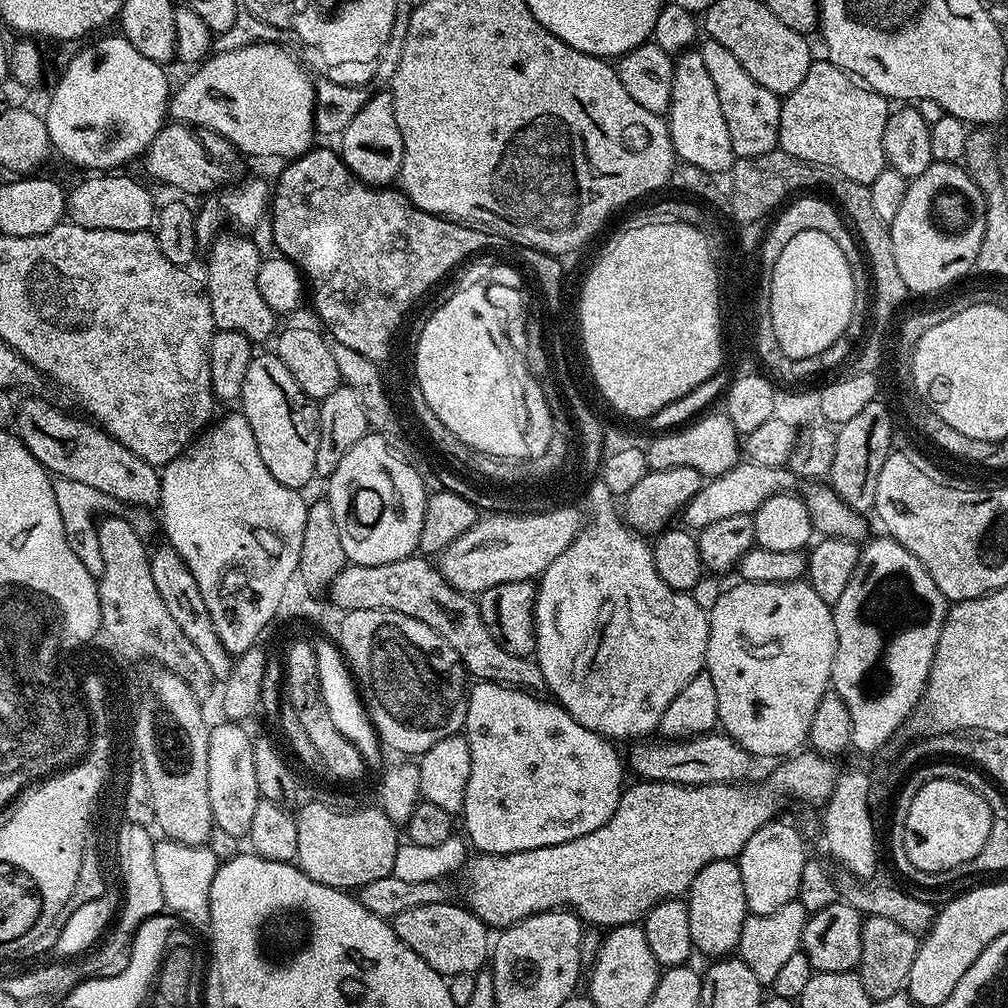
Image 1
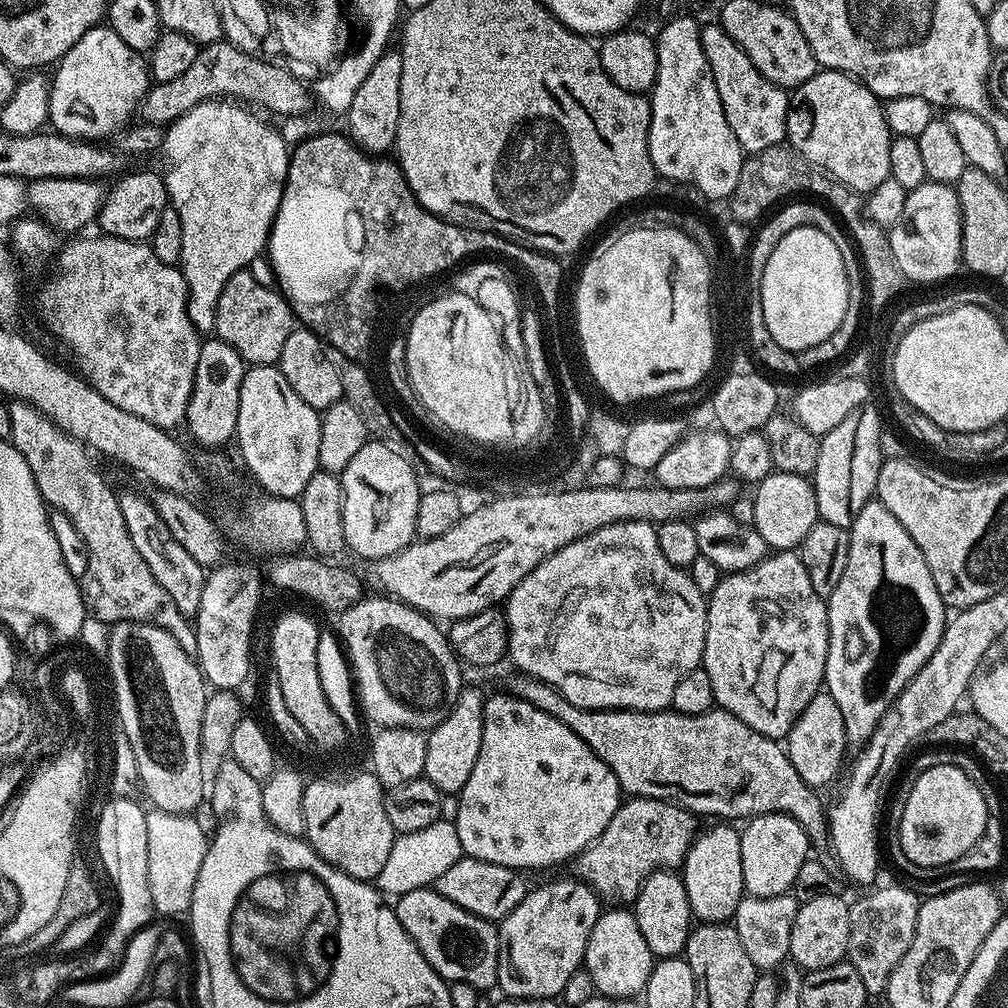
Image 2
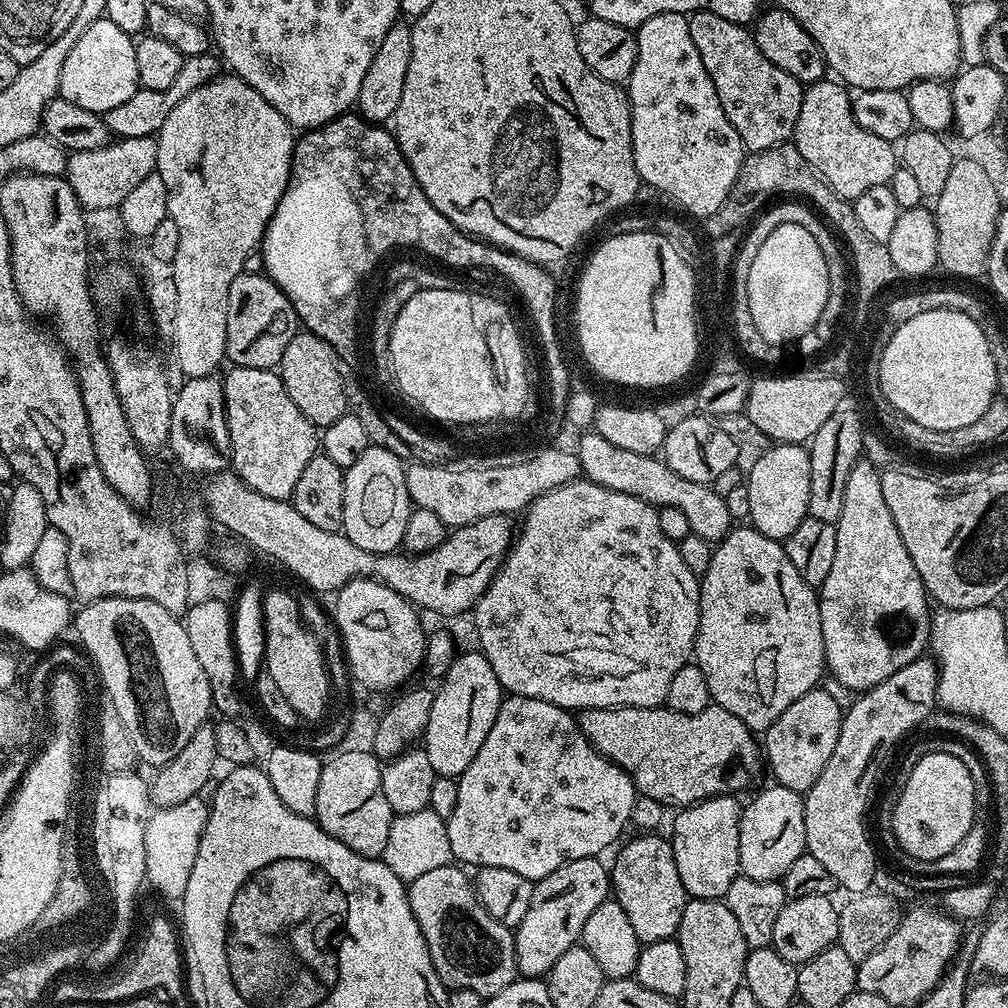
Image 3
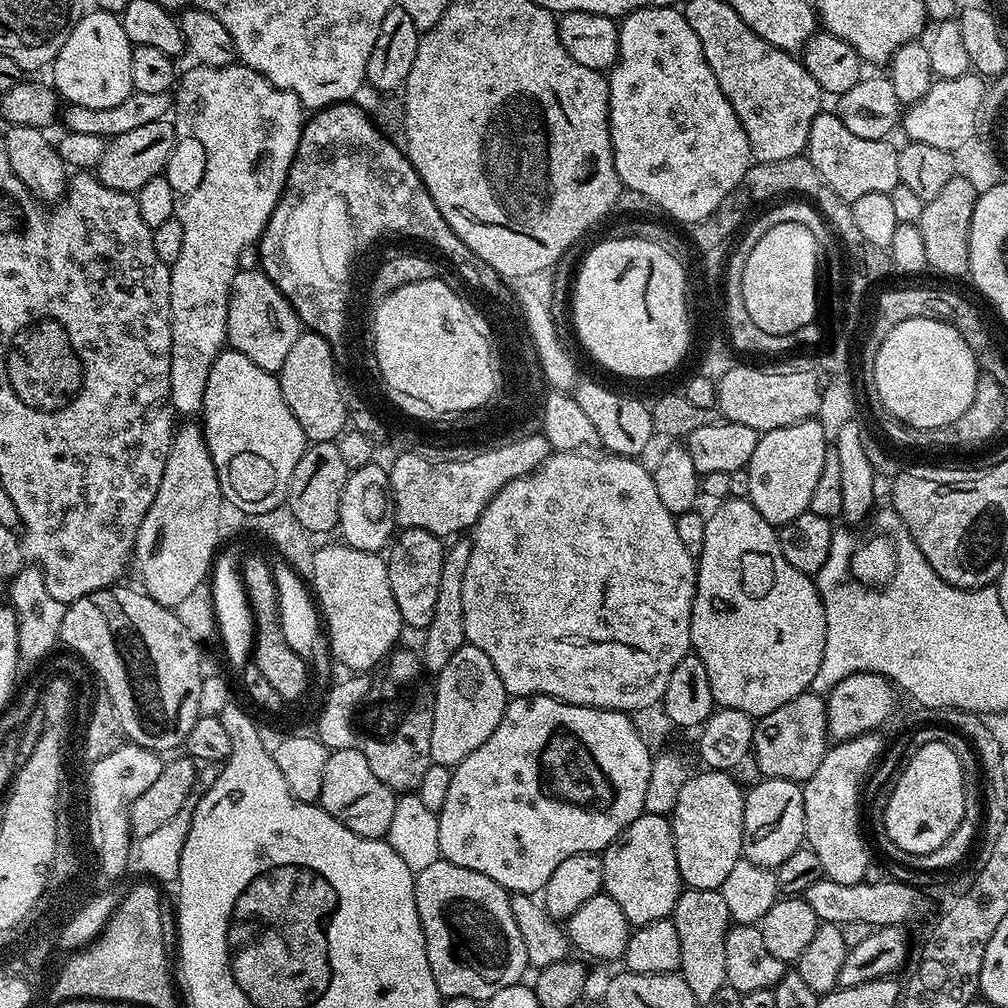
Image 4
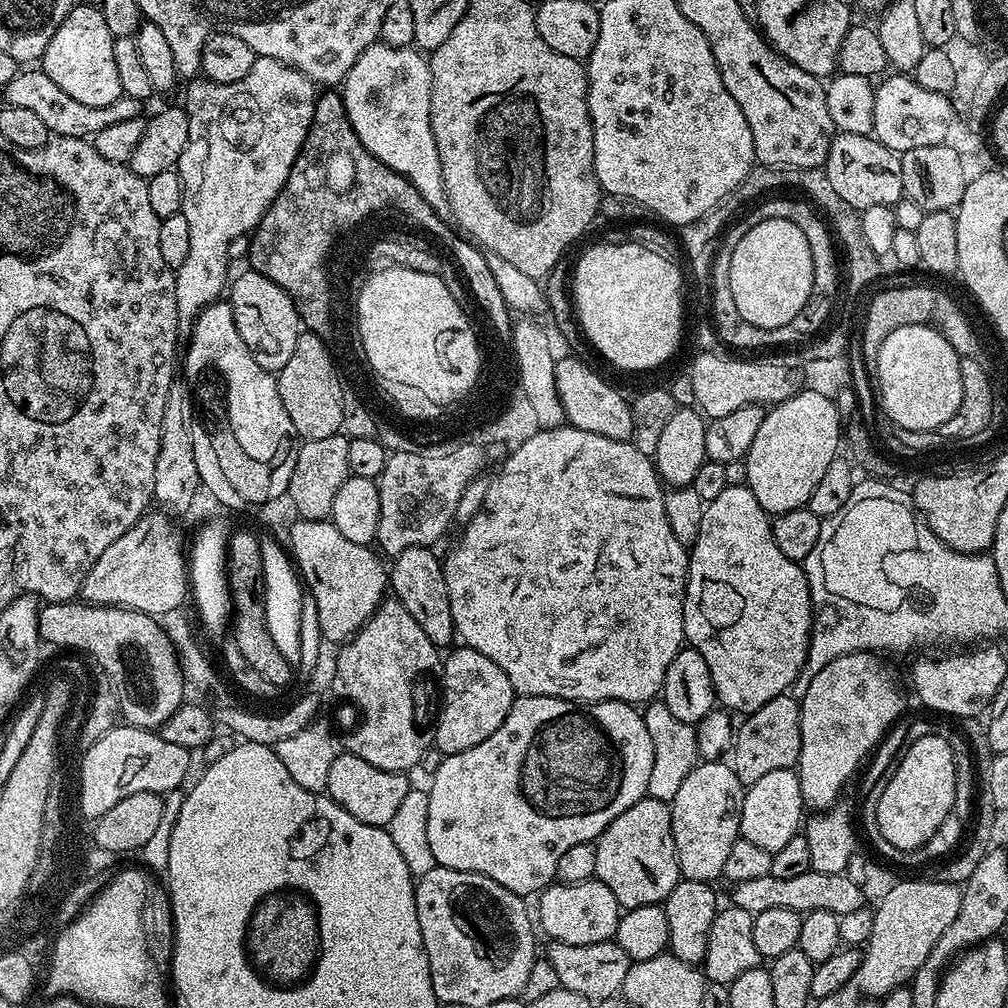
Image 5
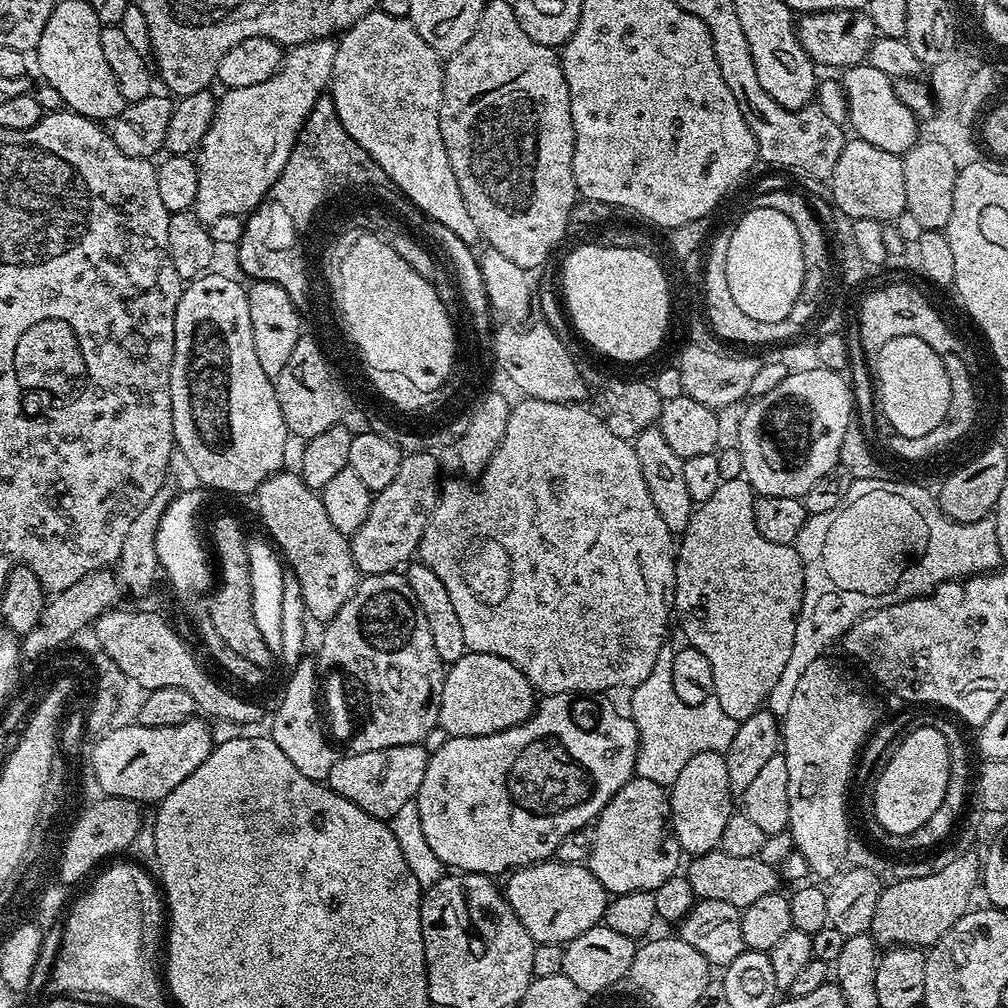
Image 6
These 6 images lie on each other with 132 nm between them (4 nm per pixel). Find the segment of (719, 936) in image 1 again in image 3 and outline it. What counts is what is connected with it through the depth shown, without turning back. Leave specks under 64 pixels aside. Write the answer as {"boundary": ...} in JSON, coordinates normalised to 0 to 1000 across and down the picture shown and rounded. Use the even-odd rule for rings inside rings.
{"boundary":[[[729,789],[709,790],[691,798],[676,801],[667,817],[665,836],[669,843],[669,856],[673,859],[673,871],[677,871],[677,879],[688,893],[717,893],[720,883],[724,883],[724,875],[735,868],[732,855],[732,823],[736,798]]]}

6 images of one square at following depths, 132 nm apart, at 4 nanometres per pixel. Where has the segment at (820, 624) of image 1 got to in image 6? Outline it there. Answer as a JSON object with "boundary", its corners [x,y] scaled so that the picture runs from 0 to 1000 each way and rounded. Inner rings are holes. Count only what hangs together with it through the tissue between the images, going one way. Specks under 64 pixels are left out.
{"boundary":[[[735,474],[718,476],[712,487],[688,507],[685,522],[673,536],[670,610],[682,638],[704,657],[708,685],[716,704],[731,716],[744,712],[762,697],[762,689],[780,665],[787,644],[789,617],[796,601],[798,563],[787,541],[772,542],[752,530],[748,518],[751,489]]]}

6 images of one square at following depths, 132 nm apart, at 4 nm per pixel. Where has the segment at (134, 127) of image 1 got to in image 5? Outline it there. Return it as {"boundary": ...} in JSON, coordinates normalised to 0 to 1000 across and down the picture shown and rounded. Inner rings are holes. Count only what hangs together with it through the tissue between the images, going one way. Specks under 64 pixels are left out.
{"boundary":[[[82,2],[76,3],[67,11],[67,17],[58,26],[50,46],[46,46],[42,57],[42,69],[69,97],[84,105],[109,105],[120,95],[117,81],[117,62],[113,62],[113,37],[101,18],[98,7],[90,8]]]}

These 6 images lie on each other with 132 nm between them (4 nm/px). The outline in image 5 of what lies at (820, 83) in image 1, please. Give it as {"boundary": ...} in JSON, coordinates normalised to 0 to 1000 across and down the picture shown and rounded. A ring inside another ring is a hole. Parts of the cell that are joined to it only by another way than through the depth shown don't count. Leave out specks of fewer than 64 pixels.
{"boundary":[[[830,130],[816,168],[819,177],[823,177],[823,185],[827,185],[835,200],[850,208],[876,202],[888,204],[897,194],[893,155],[875,145],[875,141],[871,141],[864,133],[857,135]]]}

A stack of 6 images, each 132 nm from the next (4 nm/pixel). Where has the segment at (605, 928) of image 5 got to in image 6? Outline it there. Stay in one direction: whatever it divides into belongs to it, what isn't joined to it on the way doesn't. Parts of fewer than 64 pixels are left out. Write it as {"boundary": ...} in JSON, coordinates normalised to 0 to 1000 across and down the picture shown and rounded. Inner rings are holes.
{"boundary":[[[537,855],[525,857],[522,861],[511,862],[503,870],[504,878],[499,878],[498,884],[504,897],[514,907],[514,915],[522,919],[522,927],[533,937],[555,937],[557,938],[573,931],[573,927],[581,927],[591,917],[599,912],[599,905],[603,901],[605,887],[589,871],[589,867],[579,857],[558,857],[555,855]]]}

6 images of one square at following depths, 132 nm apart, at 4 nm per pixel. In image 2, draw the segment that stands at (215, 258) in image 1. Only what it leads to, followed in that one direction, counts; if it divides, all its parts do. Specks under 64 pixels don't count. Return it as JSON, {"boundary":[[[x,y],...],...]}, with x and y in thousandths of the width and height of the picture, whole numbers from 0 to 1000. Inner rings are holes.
{"boundary":[[[249,269],[234,270],[220,284],[220,294],[214,305],[213,332],[232,347],[247,362],[273,362],[280,351],[284,335],[288,335],[292,324],[292,311],[289,302],[273,285],[265,286],[260,280],[252,280]]]}

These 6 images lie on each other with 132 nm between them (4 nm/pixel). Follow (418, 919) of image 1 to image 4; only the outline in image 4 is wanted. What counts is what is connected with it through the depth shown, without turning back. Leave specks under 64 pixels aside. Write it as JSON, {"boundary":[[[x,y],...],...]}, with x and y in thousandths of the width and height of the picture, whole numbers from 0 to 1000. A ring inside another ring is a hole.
{"boundary":[[[436,851],[427,856],[427,859],[412,866],[411,895],[415,899],[415,911],[419,915],[419,923],[423,931],[423,950],[427,950],[427,962],[431,966],[431,974],[435,978],[438,989],[443,990],[470,990],[473,994],[485,992],[494,982],[502,982],[502,978],[510,978],[521,971],[520,963],[525,963],[526,957],[522,946],[522,935],[518,935],[518,923],[514,923],[514,915],[510,915],[510,903],[508,902],[508,889],[504,882],[494,879],[490,871],[482,867],[474,867],[474,863],[462,863],[462,859],[450,859],[450,855]]]}

